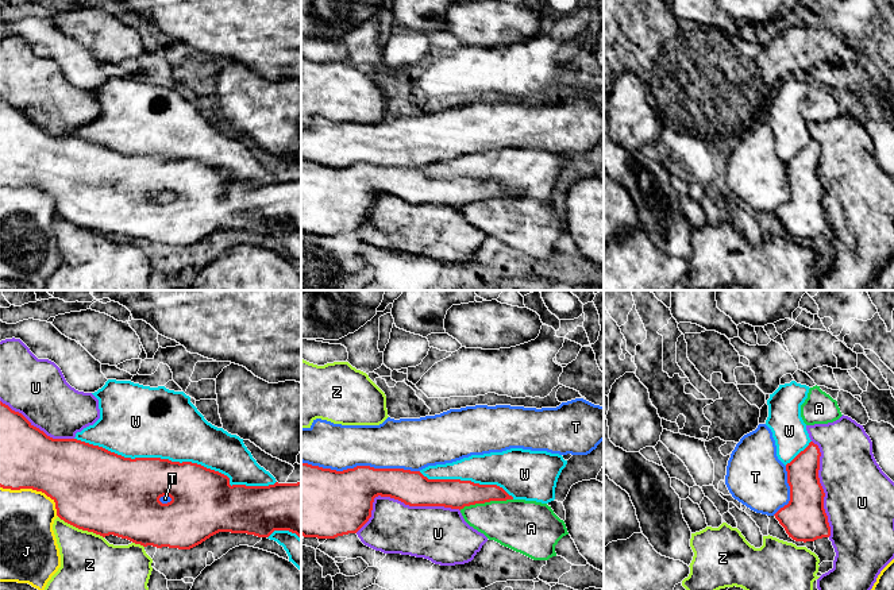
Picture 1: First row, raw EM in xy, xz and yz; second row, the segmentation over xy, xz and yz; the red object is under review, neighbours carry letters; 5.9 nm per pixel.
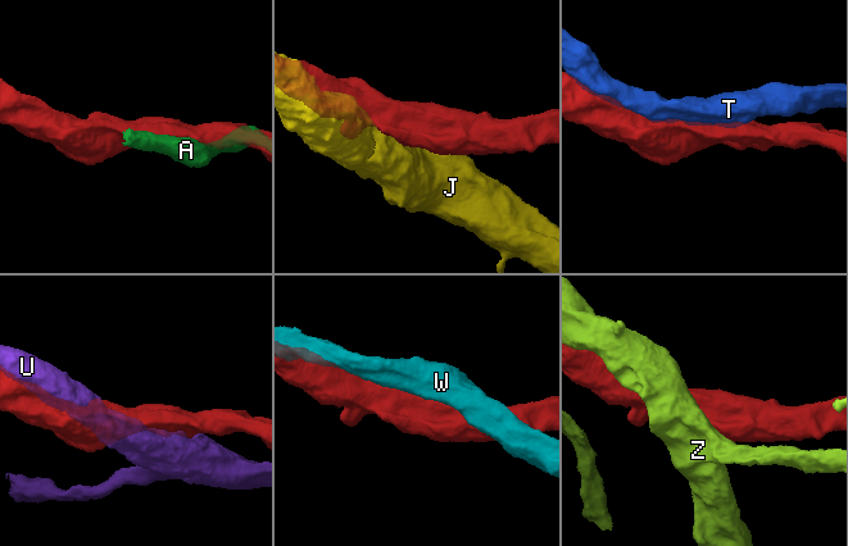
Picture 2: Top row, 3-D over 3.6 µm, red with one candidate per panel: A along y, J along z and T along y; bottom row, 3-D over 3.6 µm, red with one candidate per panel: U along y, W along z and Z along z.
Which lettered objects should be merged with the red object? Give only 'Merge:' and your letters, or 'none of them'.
Merge: none of them

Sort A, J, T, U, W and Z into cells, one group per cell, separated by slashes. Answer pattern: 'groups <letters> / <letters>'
groups A / J / T / U / W / Z

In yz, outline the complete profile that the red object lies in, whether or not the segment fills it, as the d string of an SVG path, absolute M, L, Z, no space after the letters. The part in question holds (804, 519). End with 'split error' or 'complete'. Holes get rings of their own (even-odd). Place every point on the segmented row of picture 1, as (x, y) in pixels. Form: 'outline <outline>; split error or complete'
outline M813 441L786 464L790 501L774 516L795 541L829 537L831 527L824 509L824 489L820 483L820 448Z; complete

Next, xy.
outline M1 401L0 487L42 491L55 502L57 516L65 522L103 537L113 535L143 547L190 549L219 532L269 537L274 531L289 531L301 539L301 482L231 486L227 475L197 463L161 458L131 459L77 439L53 439Z; complete

